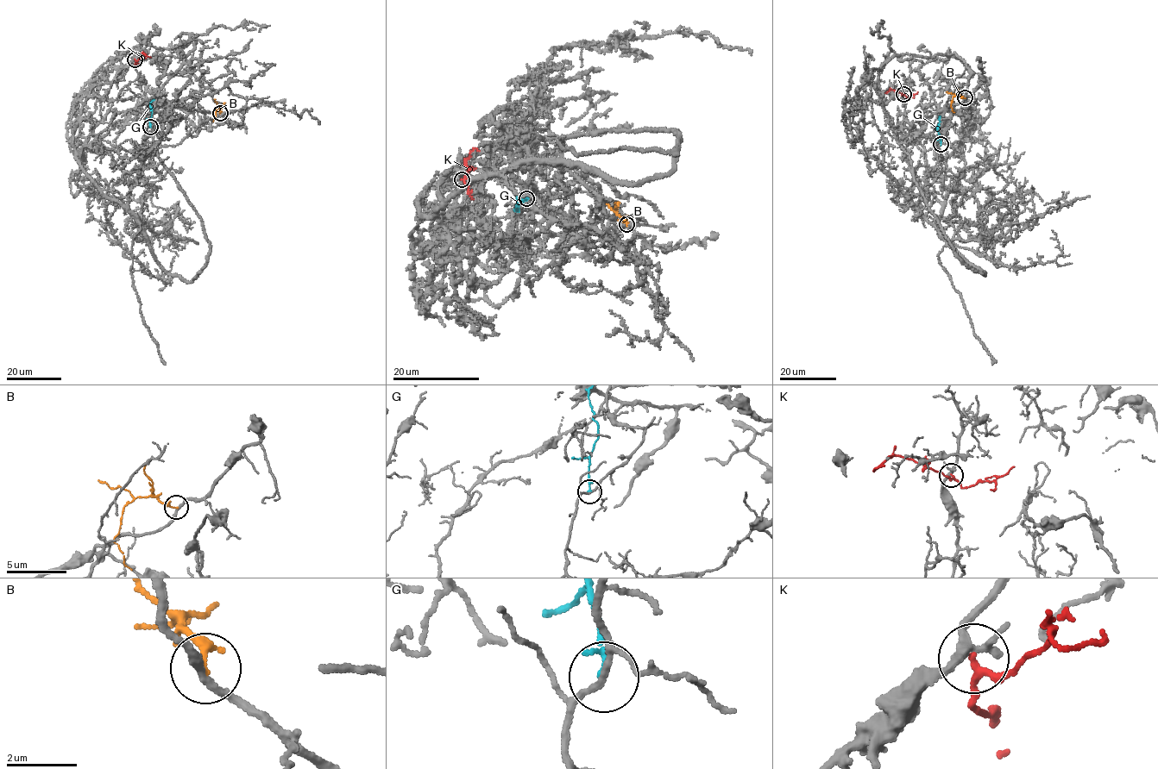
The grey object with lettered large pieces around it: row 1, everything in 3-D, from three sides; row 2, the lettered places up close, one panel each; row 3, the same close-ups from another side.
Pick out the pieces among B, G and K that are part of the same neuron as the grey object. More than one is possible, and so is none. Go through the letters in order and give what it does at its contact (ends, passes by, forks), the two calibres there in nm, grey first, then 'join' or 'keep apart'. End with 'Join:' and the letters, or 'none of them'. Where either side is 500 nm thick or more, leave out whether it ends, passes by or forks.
B: it ends there; 240 nm thick on the grey side, 240 nm on the other; keep apart
G: it passes by; 130 nm thick on the grey side, 120 nm on the other; keep apart
K: it passes by; 240 nm thick on the grey side, 150 nm on the other; join
Join: K

